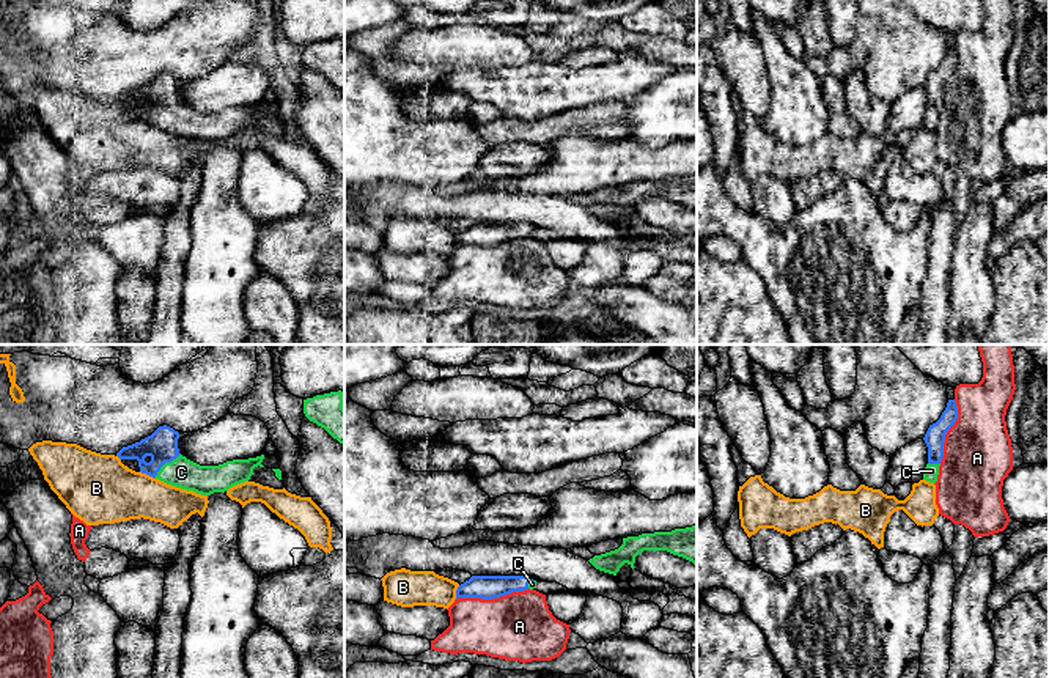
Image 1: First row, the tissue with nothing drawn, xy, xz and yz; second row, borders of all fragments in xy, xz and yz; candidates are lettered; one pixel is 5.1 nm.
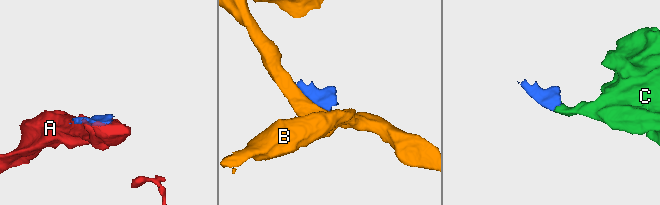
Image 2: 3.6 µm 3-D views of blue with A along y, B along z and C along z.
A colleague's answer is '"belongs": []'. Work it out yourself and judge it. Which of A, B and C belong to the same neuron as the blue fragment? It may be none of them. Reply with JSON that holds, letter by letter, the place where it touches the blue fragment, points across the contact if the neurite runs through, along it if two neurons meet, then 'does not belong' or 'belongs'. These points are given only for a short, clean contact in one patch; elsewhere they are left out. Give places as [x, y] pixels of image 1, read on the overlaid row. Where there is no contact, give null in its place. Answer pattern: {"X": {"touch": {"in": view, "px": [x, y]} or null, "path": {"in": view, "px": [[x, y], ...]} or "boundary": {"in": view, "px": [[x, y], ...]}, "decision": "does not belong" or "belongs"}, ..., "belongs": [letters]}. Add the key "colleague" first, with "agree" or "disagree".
{"colleague": "disagree", "A": {"touch": {"in": "xz", "px": [493, 598]}, "decision": "does not belong"}, "B": {"touch": {"in": "xy", "px": [148, 474]}, "decision": "does not belong"}, "C": {"touch": {"in": "xy", "px": [165, 461]}, "path": {"in": "xy", "px": [[162, 445], [165, 461], [181, 472]]}, "decision": "belongs"}, "belongs": ["C"]}

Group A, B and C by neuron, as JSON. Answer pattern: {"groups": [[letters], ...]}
{"groups": [["A"], ["B"], ["C"]]}

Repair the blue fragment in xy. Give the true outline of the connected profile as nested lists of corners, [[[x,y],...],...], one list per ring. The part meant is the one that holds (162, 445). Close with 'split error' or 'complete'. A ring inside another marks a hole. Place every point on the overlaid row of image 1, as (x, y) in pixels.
[[[164,425],[140,442],[123,447],[116,456],[137,459],[142,473],[201,496],[225,492],[248,481],[255,467],[264,467],[264,455],[219,466],[200,466],[179,453],[178,439],[179,433]]]; split error

